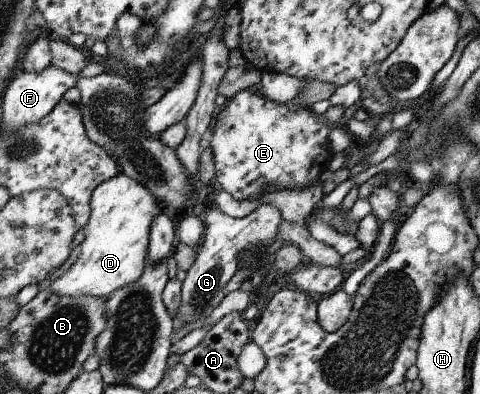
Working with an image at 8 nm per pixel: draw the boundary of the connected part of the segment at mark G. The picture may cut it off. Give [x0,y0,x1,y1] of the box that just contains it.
[175,202,281,330]

